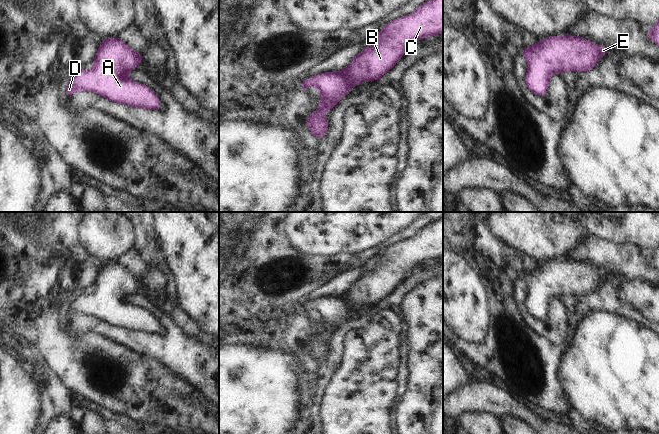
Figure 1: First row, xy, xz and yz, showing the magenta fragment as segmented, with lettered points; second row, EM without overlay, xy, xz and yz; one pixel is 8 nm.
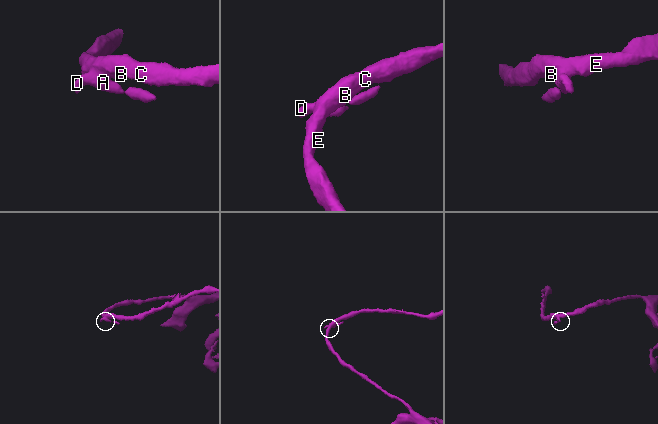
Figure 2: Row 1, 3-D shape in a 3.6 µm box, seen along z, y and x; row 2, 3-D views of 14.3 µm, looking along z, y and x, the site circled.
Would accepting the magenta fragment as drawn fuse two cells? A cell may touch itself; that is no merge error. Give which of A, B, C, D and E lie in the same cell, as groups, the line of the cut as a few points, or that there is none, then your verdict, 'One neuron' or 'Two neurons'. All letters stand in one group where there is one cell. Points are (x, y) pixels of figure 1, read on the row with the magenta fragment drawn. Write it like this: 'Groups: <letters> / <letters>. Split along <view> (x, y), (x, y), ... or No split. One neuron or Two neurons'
Groups: A B C D E. No split. One neuron.

